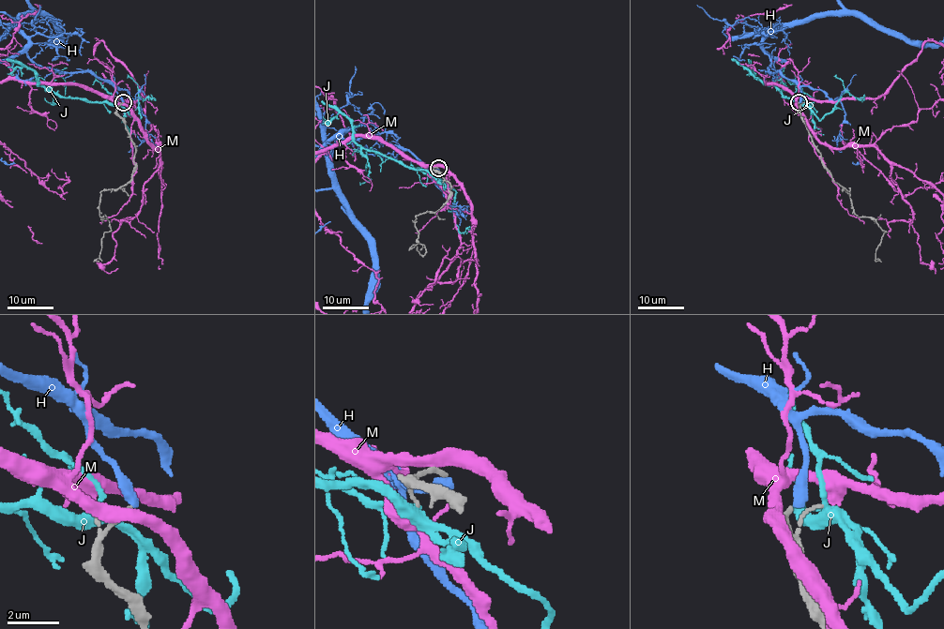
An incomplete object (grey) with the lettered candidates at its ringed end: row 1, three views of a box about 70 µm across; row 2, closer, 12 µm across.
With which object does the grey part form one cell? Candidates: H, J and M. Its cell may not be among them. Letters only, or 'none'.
H

